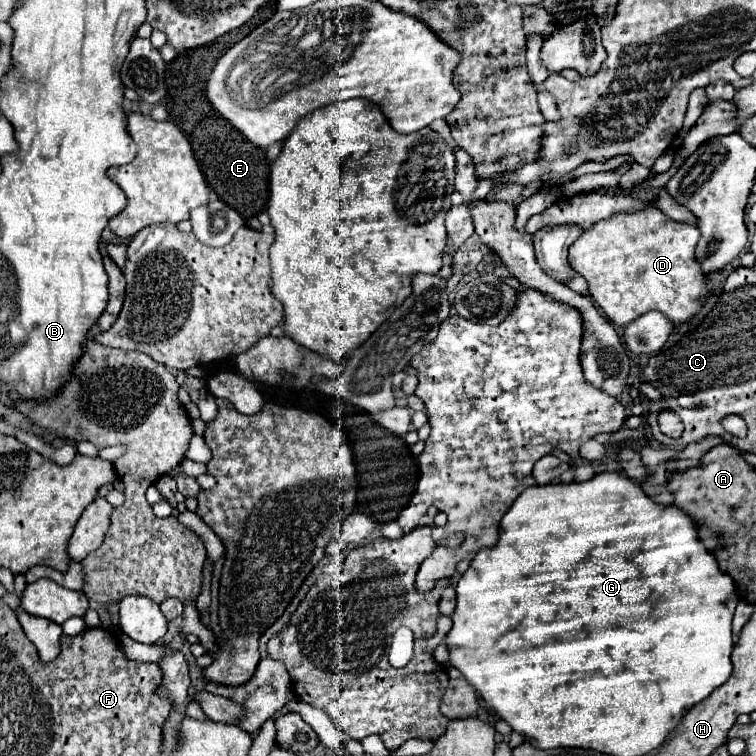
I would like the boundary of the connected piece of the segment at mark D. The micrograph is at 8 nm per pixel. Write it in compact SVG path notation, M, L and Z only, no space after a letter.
M648 205L632 213L614 213L612 217L602 219L586 229L570 245L570 265L586 279L592 299L602 307L614 325L624 327L638 315L644 315L652 309L662 311L674 323L686 323L704 307L708 297L708 279L700 273L700 263L694 259L698 239L700 231L694 225L672 221L660 209Z

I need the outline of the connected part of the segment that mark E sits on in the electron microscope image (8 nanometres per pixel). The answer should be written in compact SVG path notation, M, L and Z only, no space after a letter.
M270 3L264 15L254 17L242 29L222 35L210 45L184 51L166 67L166 107L170 121L178 125L178 129L188 137L194 157L200 163L200 169L206 177L206 183L214 189L214 193L232 209L236 209L244 219L256 217L266 209L268 203L268 177L270 177L270 163L262 149L248 143L226 119L222 119L214 107L208 103L204 87L206 81L216 65L216 61L242 37L246 37L254 27L264 23L274 13L274 5Z

